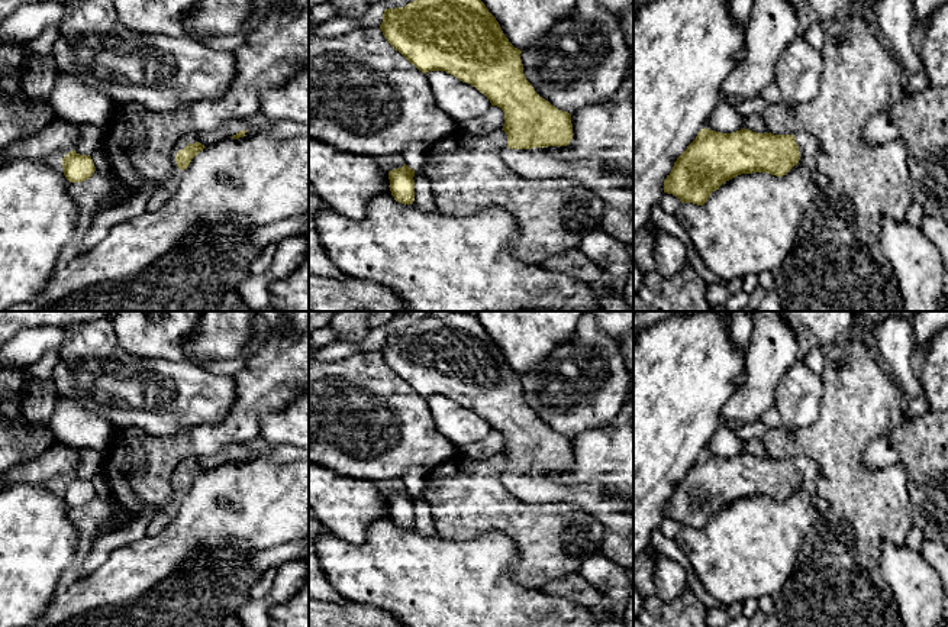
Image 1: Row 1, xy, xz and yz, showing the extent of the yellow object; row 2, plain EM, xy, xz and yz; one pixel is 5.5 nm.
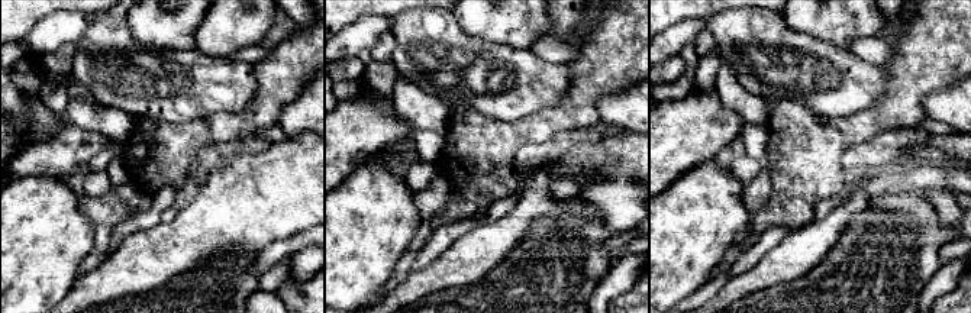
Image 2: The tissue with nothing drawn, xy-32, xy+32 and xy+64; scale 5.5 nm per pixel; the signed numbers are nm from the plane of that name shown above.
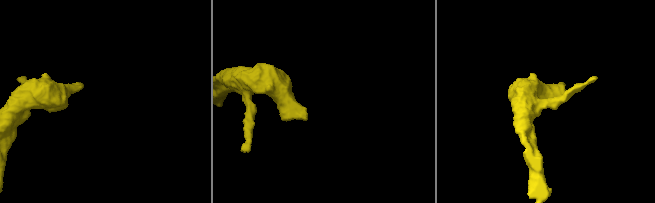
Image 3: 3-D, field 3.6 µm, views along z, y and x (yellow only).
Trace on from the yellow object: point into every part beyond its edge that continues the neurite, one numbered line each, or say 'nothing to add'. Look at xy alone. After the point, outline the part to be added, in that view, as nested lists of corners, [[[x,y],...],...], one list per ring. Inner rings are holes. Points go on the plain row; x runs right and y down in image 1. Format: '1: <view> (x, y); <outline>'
1: xy (226, 453); [[[244,445],[222,446],[215,455],[210,456],[190,456],[184,459],[177,468],[177,476],[184,474],[188,468],[200,466],[204,471],[222,466],[232,462],[241,455],[249,455]]]

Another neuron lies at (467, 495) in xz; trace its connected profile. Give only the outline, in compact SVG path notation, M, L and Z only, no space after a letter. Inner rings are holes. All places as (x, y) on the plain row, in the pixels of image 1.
M457 453L431 471L422 495L431 505L436 534L449 540L470 540L490 531L506 534L519 552L513 579L529 589L539 589L549 581L577 573L586 557L600 552L602 523L573 504L532 504L519 500L504 488L504 472L504 455L470 459Z

